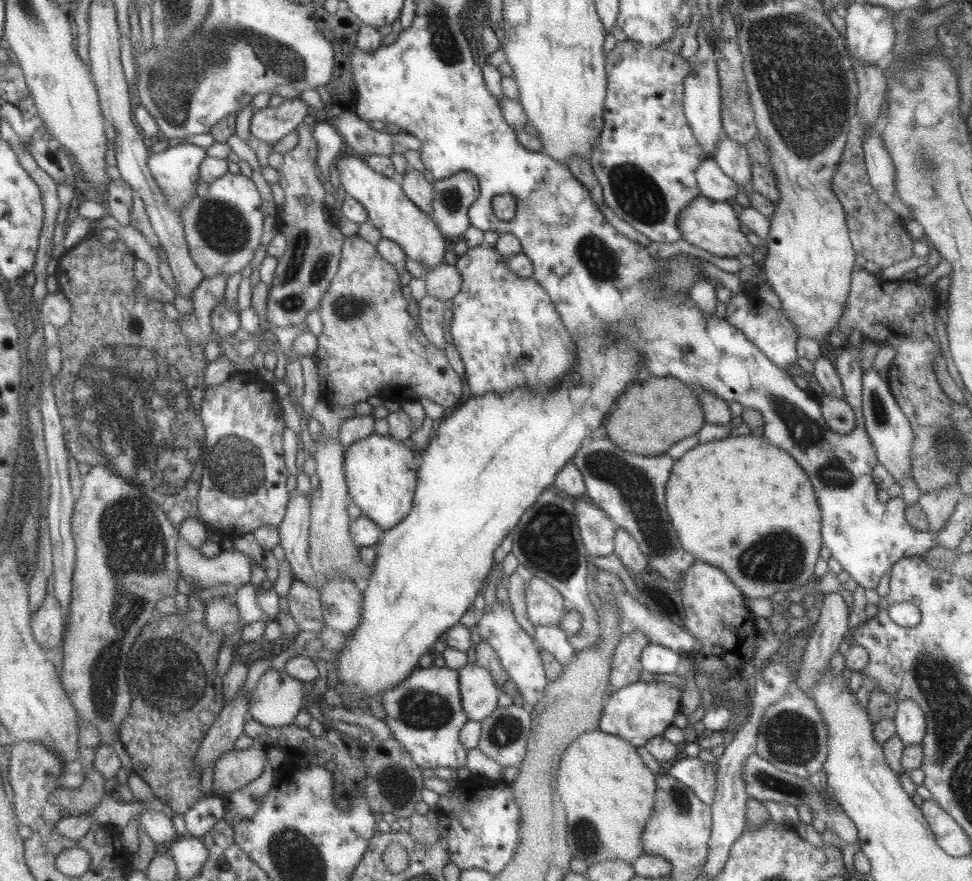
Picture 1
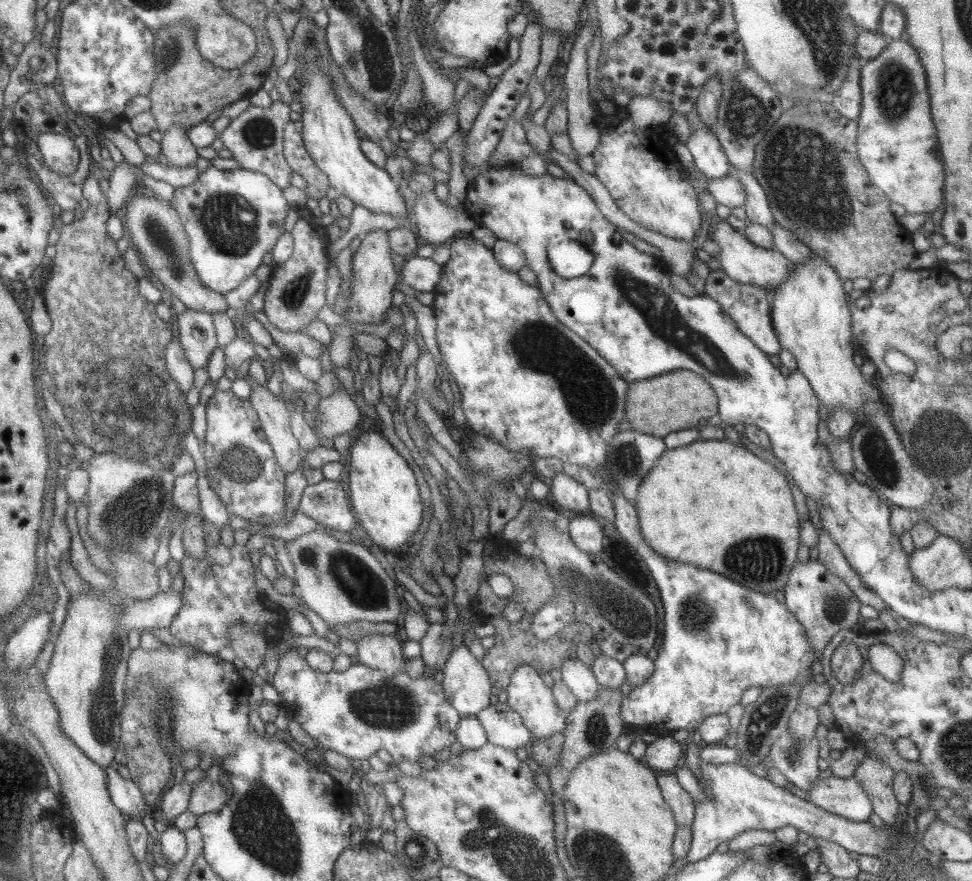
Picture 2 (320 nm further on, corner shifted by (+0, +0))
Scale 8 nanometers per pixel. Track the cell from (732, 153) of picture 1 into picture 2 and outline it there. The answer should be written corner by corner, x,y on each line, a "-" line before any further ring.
731,168
730,174
738,178
746,194
744,202
745,220
748,223
754,223
769,230
773,229
772,210
757,179
752,173
741,173
741,171
733,168

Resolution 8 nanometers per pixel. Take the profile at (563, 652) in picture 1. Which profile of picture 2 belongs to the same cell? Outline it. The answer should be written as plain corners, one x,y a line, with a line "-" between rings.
577,658
563,659
559,666
562,683
572,692
577,702
591,701
597,696
600,685
590,668
583,666

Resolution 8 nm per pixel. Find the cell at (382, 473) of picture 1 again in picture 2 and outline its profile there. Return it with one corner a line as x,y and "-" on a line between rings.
363,432
349,452
350,508
363,527
364,536
383,550
395,550
405,544
421,524
421,500
415,474
391,444
377,432

